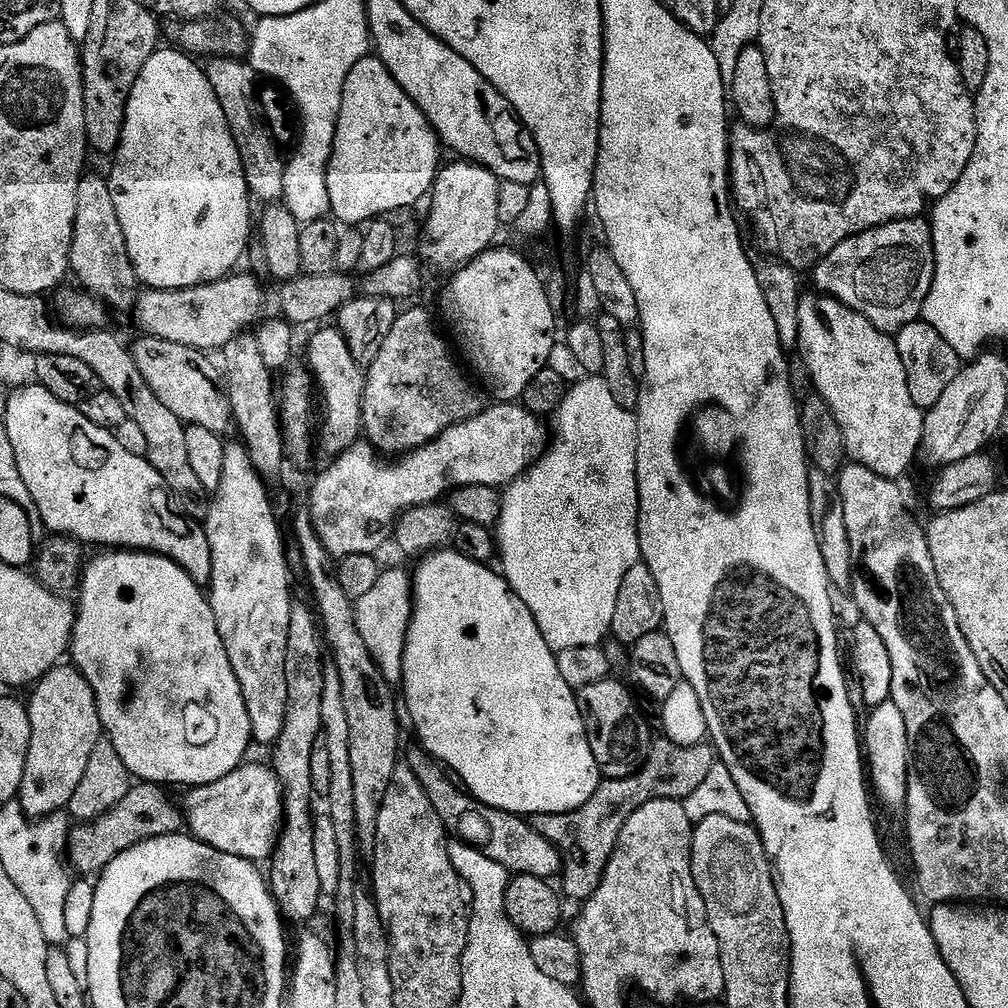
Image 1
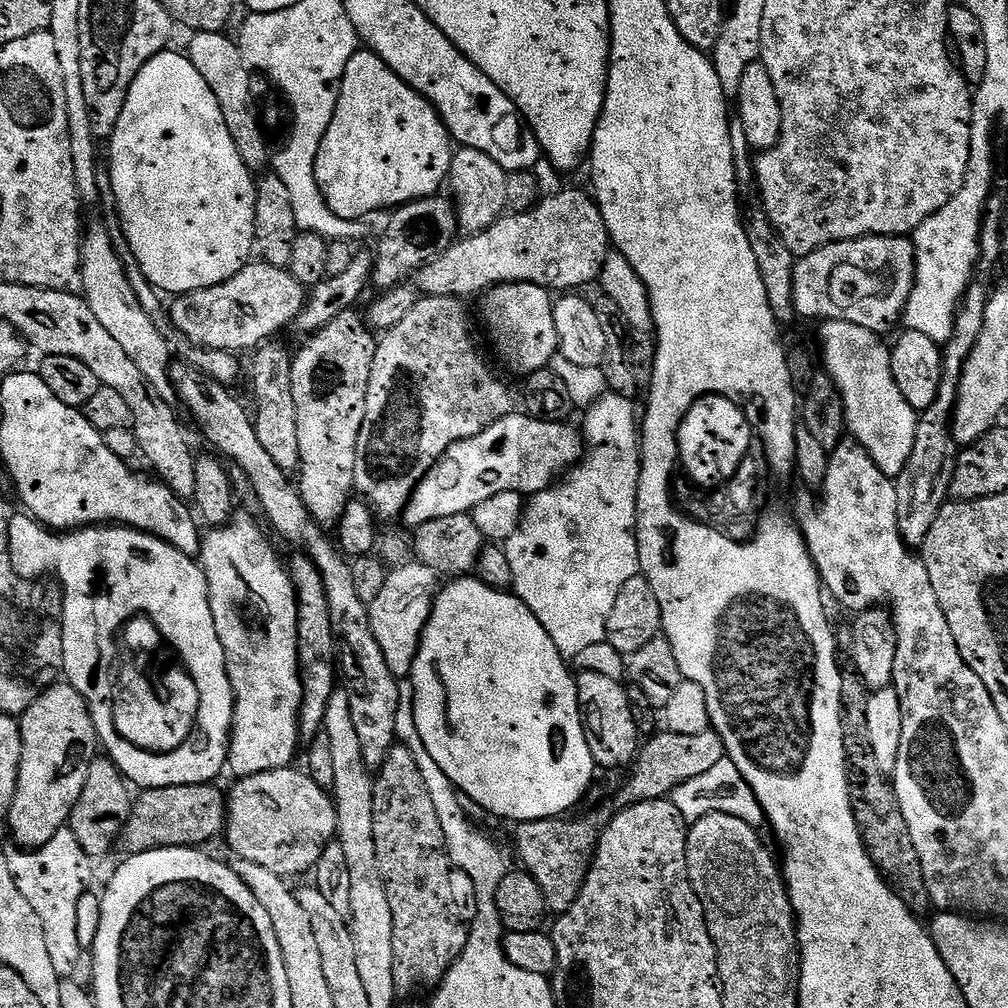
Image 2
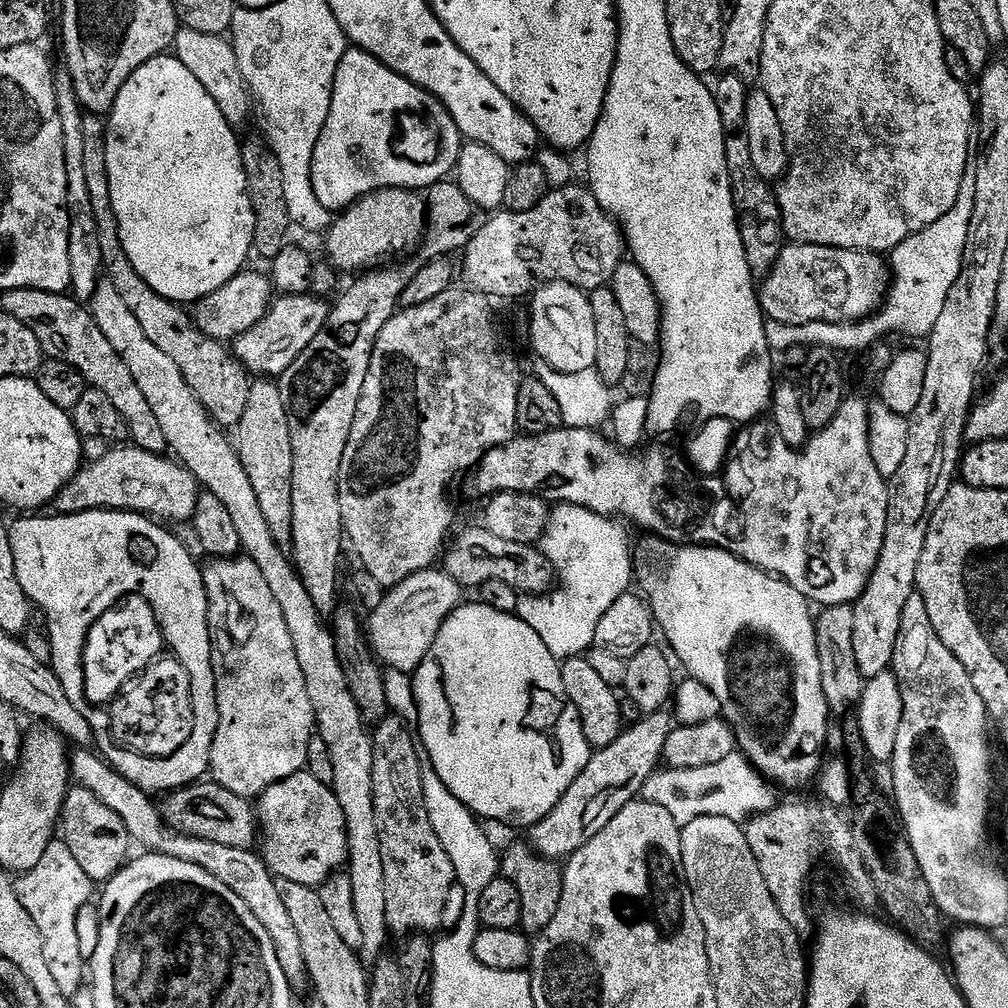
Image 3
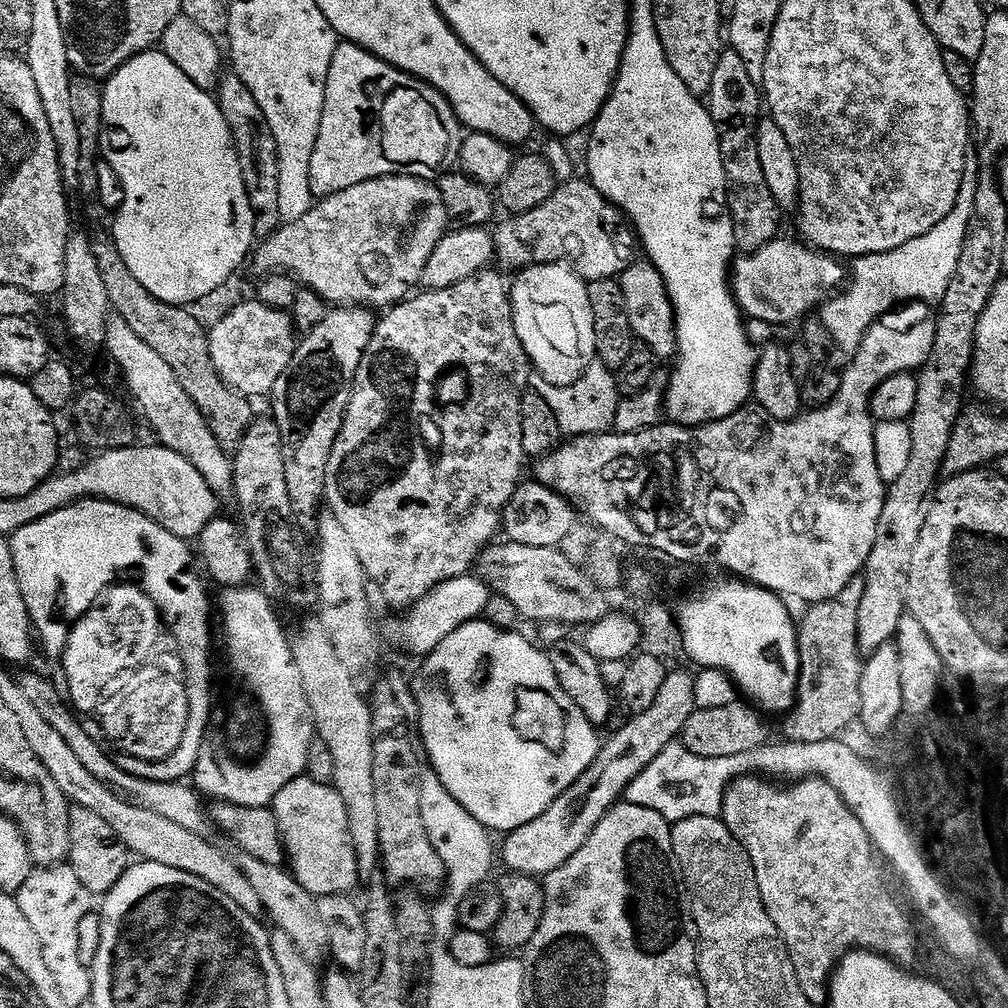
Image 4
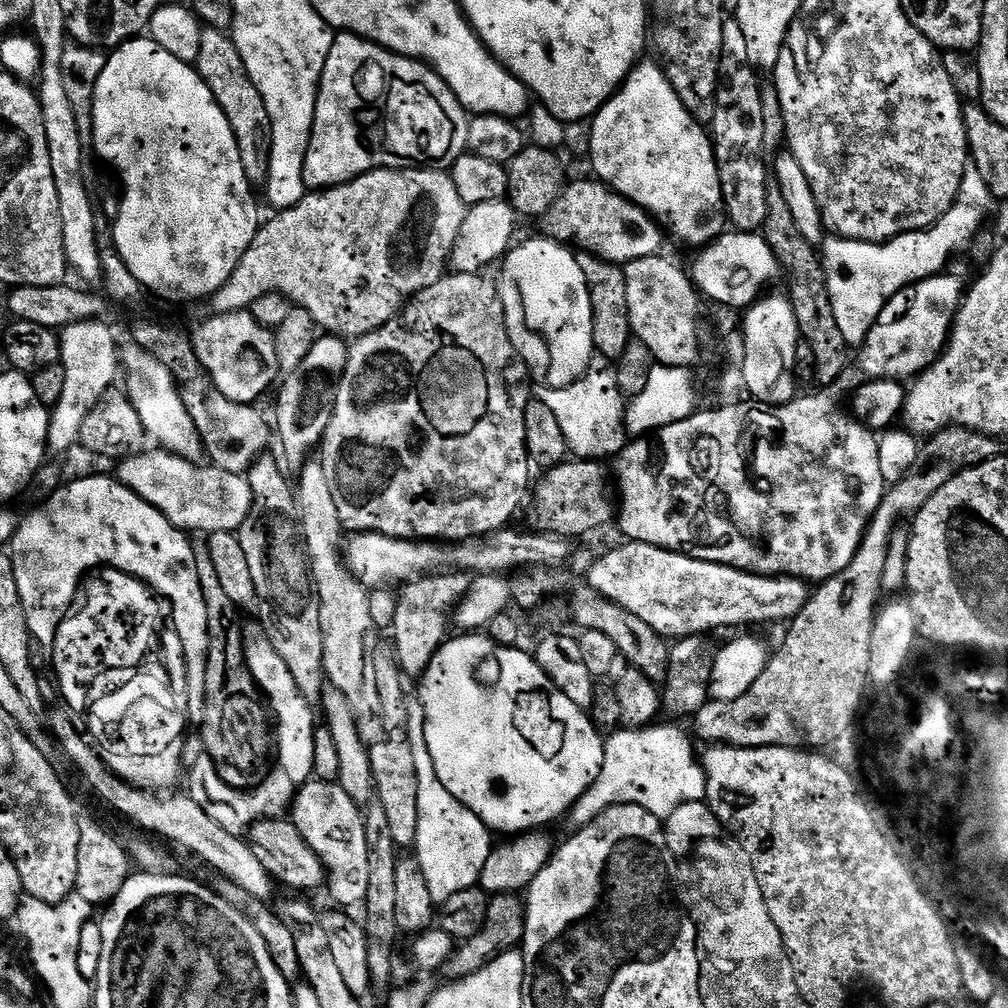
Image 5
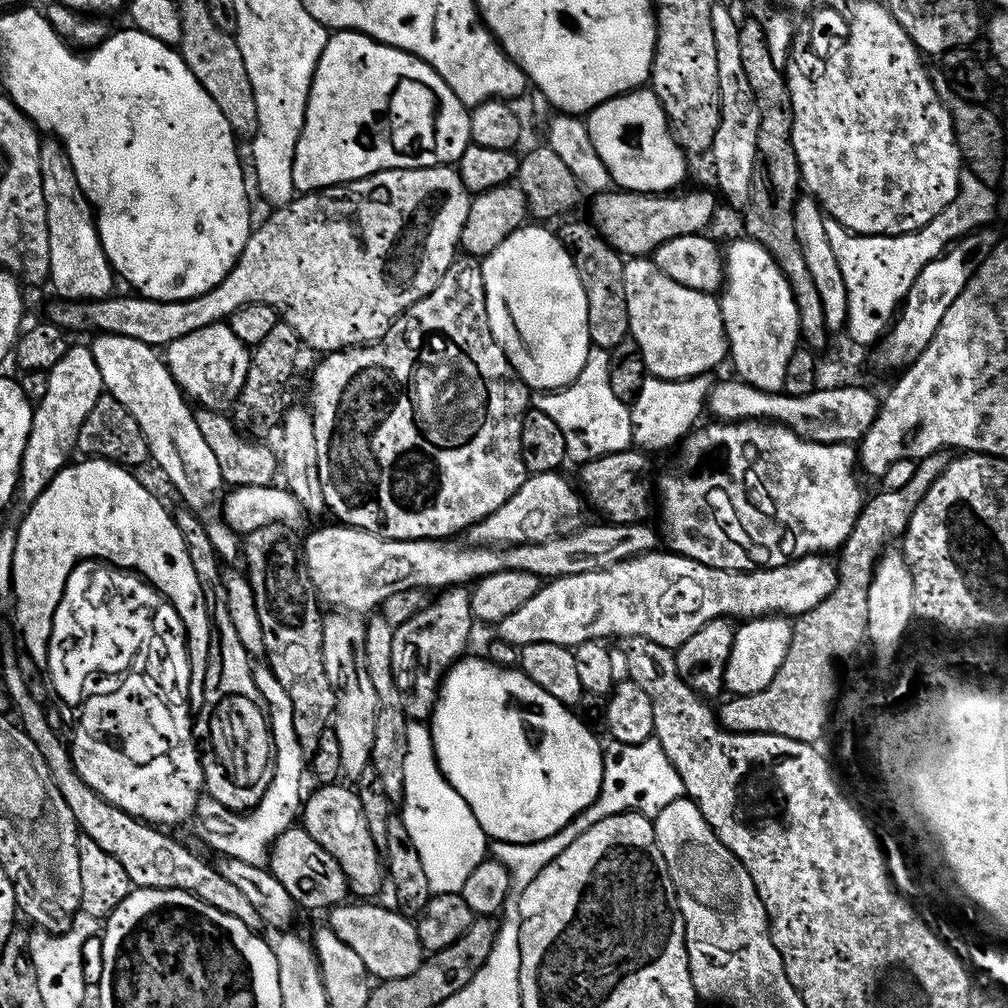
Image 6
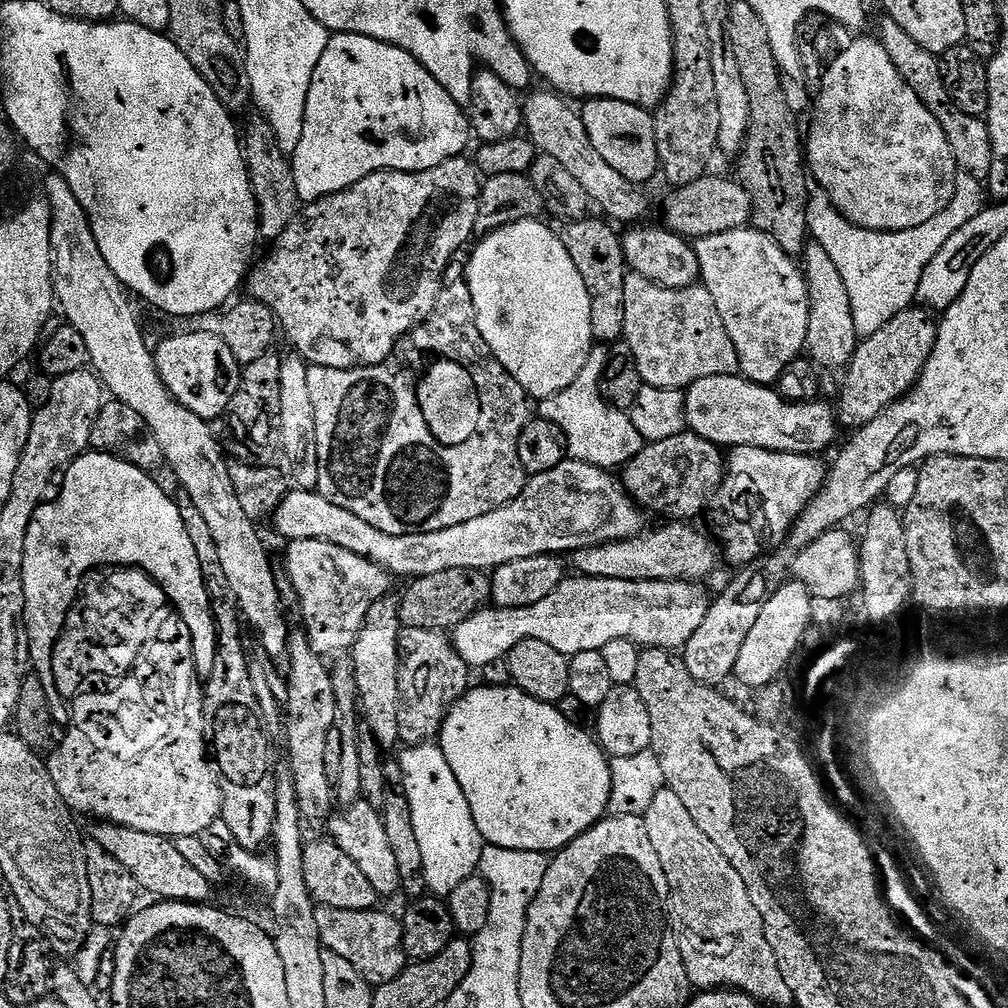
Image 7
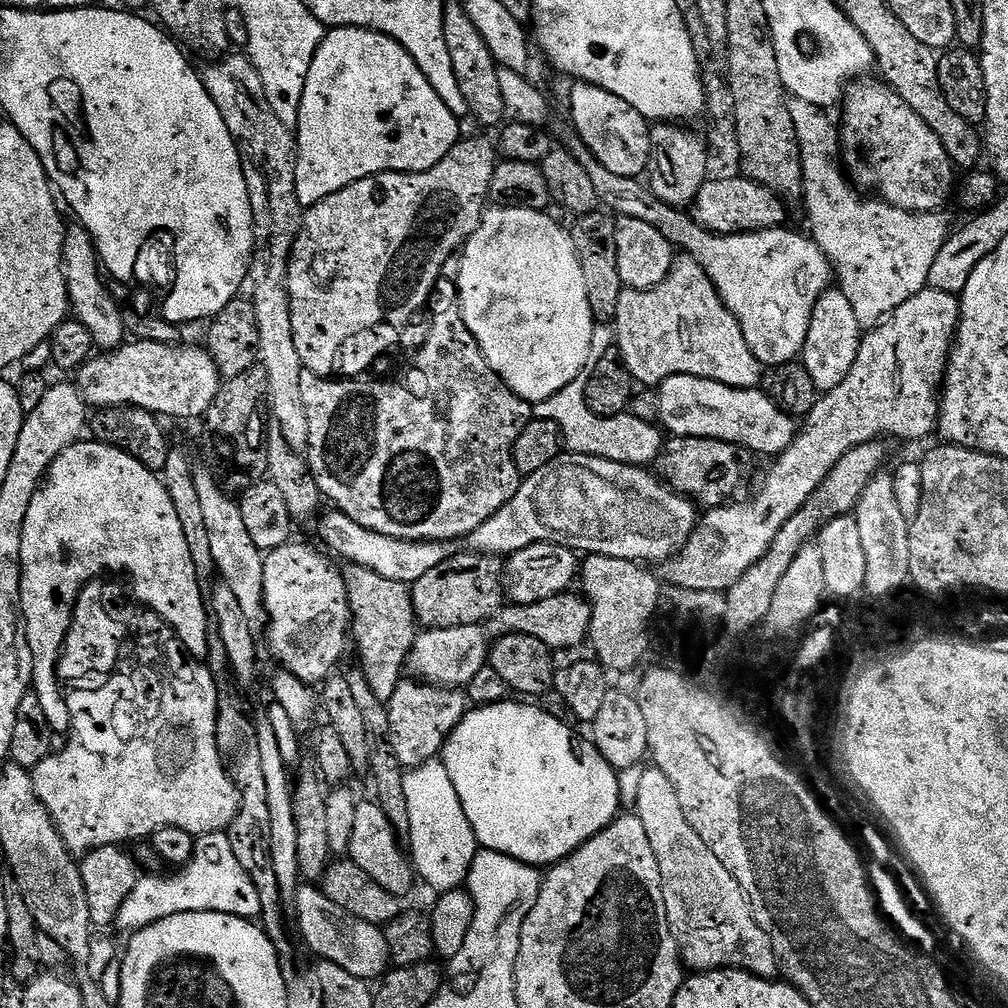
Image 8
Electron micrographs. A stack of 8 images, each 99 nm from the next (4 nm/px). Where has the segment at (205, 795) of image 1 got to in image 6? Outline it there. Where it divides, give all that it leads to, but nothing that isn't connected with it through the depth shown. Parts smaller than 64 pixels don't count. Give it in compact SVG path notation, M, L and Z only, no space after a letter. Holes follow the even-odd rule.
M339 783L317 787L317 792L303 801L302 827L308 831L310 838L314 838L314 842L318 842L318 846L322 846L322 850L330 850L330 854L338 858L353 897L376 898L380 887L386 884L386 864L382 859L382 850L377 847L374 838L370 838L370 826L366 826L366 814L362 814L362 802L356 797L355 791L351 787L340 787Z

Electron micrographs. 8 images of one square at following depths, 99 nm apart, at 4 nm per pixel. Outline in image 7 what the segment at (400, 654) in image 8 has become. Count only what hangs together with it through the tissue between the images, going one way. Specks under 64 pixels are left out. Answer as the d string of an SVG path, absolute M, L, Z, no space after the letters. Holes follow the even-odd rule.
M395 599L376 600L364 616L364 625L350 649L350 659L354 666L358 682L359 711L366 723L367 731L372 733L381 749L388 750L401 743L398 726L398 642L402 625L400 623L400 605Z

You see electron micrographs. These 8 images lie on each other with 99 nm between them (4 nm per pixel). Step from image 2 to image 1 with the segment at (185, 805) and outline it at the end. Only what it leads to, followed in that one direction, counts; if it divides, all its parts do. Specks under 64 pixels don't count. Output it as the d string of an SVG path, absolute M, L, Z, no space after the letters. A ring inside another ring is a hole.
M137 783L129 787L126 798L122 798L122 802L118 802L118 806L111 808L105 816L73 827L66 841L66 856L71 867L81 877L92 878L103 873L118 854L147 840L177 835L185 827L184 814L181 805L177 801L175 804L164 792L167 791L159 784Z

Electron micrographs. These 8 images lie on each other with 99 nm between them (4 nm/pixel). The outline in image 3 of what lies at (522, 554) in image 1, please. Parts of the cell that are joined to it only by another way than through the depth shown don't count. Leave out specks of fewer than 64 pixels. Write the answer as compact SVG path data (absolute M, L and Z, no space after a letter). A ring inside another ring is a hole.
M557 503L551 509L548 518L548 529L538 542L538 547L548 560L551 560L558 573L558 586L547 594L521 595L520 605L515 615L519 616L526 626L546 642L546 650L563 662L572 656L584 656L596 644L598 622L602 622L602 614L618 602L618 598L629 595L634 584L634 548L628 545L628 532L619 519L603 516L583 508L578 504Z

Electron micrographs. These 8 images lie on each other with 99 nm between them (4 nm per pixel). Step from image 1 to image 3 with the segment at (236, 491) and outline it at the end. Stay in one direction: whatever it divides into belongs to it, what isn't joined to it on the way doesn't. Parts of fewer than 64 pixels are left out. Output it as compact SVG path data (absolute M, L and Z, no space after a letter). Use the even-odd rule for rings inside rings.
M244 554L235 558L216 558L211 563L209 568L203 569L203 573L220 721L212 747L210 776L233 794L259 798L270 786L305 771L310 738L316 732L316 715L302 666L298 666L290 626L286 626L282 606L278 606L278 598L274 590L270 590L262 570Z

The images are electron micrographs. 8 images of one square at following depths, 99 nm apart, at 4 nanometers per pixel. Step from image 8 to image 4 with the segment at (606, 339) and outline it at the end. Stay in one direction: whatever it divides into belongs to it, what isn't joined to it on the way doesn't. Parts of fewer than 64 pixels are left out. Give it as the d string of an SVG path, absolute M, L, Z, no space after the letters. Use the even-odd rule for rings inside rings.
M593 362L570 386L554 386L544 379L537 379L535 391L550 402L550 410L554 410L554 418L558 418L558 426L565 437L599 436L609 431L615 422L615 412L622 399L618 376L605 364Z

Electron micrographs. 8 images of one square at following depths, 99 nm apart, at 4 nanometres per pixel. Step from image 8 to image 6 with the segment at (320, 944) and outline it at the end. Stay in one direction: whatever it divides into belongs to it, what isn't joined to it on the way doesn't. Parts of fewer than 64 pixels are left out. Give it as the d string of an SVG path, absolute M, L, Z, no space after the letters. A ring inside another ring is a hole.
M345 902L330 912L334 934L338 934L338 938L362 958L369 975L380 982L410 978L410 974L414 974L426 959L415 923L403 912L389 908L379 908L376 902Z

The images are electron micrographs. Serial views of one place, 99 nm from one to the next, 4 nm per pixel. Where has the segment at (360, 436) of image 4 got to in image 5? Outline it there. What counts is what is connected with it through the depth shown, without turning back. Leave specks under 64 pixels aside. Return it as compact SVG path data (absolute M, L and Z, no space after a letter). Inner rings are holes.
M478 272L445 274L438 282L434 282L434 286L413 296L394 319L387 320L378 330L359 337L349 347L348 361L336 384L330 424L326 426L326 434L320 439L318 449L320 465L322 470L326 470L326 479L330 481L334 506L338 506L338 518L349 533L377 532L383 536L392 536L395 540L421 542L474 540L477 536L489 536L492 532L509 527L516 511L525 507L530 496L530 461L526 450L526 406L530 399L530 373L508 337L496 280L487 280L486 277ZM452 570L447 574L429 574L399 589L390 640L396 649L396 663L405 677L424 675L436 651L449 639L450 617L456 605L467 596L472 582L473 577L469 573Z

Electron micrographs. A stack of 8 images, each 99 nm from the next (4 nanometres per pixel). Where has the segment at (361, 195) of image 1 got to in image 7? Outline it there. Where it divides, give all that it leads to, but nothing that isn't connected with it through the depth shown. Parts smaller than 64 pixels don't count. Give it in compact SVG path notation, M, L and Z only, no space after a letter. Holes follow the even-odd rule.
M342 32L329 39L310 82L302 138L290 163L294 174L296 199L313 204L323 196L346 190L375 172L425 172L450 158L461 155L470 140L470 125L465 109L410 52L369 36Z

